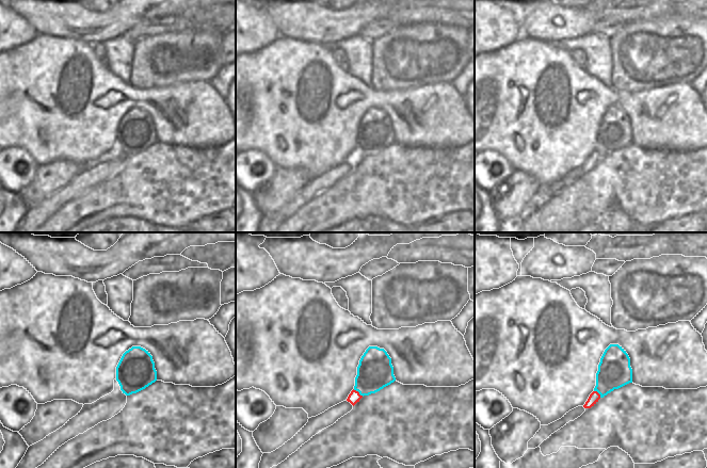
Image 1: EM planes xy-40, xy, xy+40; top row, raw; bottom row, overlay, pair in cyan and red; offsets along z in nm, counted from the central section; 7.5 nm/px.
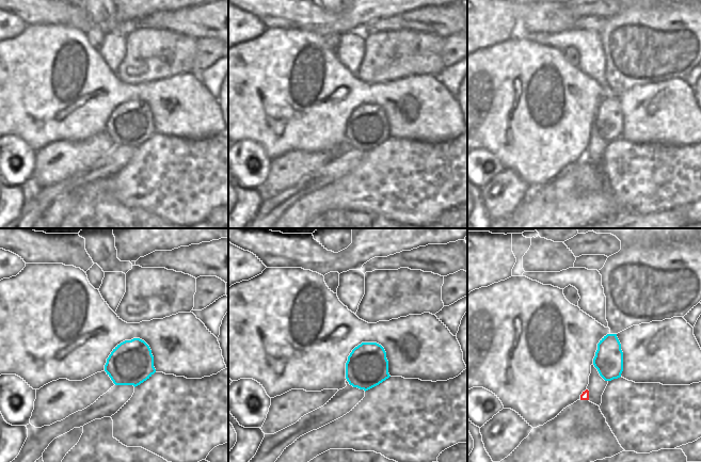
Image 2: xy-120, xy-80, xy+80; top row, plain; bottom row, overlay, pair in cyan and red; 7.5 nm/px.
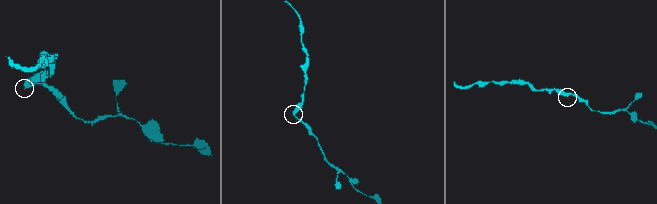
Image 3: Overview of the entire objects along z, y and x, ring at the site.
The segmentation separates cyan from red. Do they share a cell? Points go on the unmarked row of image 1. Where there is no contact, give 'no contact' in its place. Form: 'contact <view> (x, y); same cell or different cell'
contact xy (358, 152); different cell

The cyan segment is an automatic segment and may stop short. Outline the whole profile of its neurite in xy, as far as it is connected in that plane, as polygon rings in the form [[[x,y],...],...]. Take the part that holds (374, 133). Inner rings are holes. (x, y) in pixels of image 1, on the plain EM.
[[[369,108],[359,122],[354,151],[369,157],[396,142],[391,119],[384,110]]]

